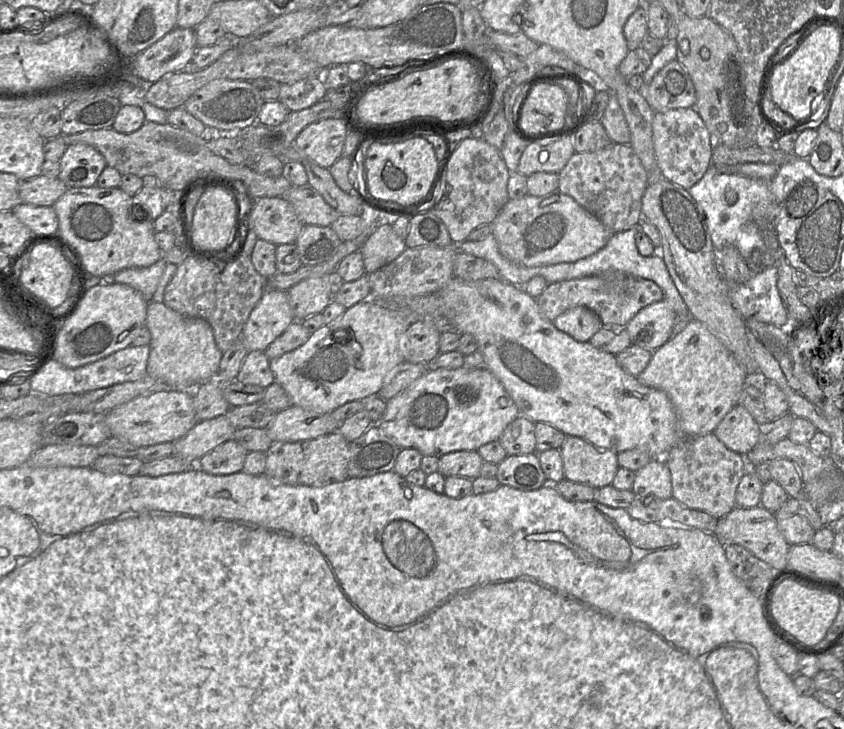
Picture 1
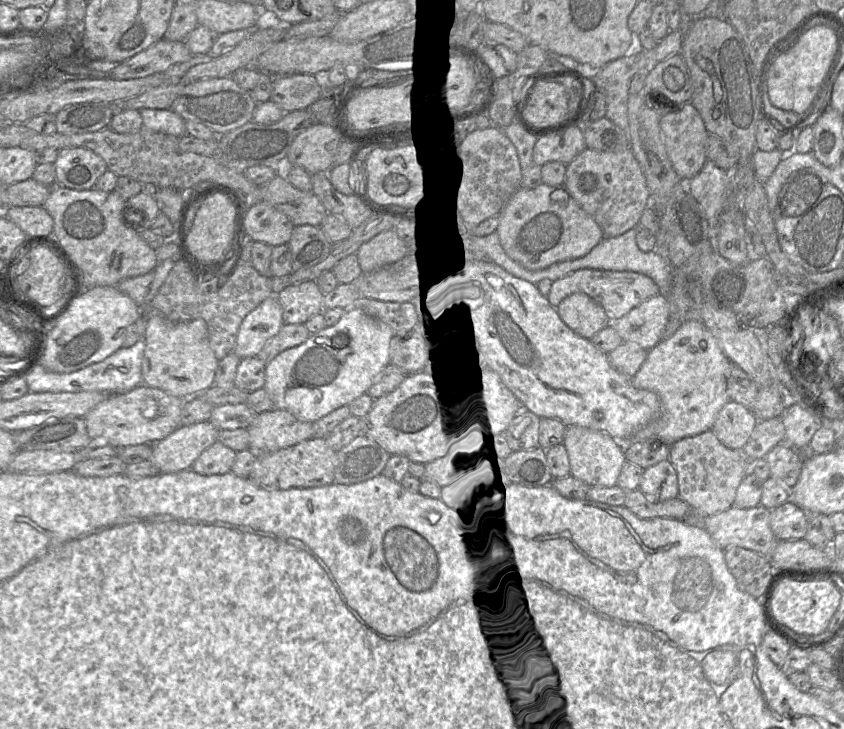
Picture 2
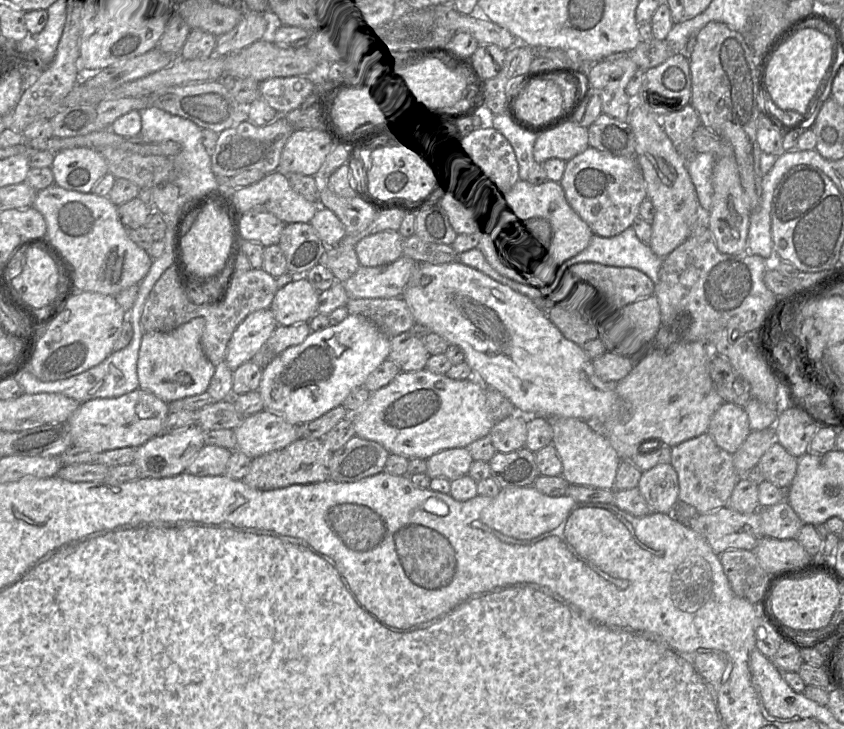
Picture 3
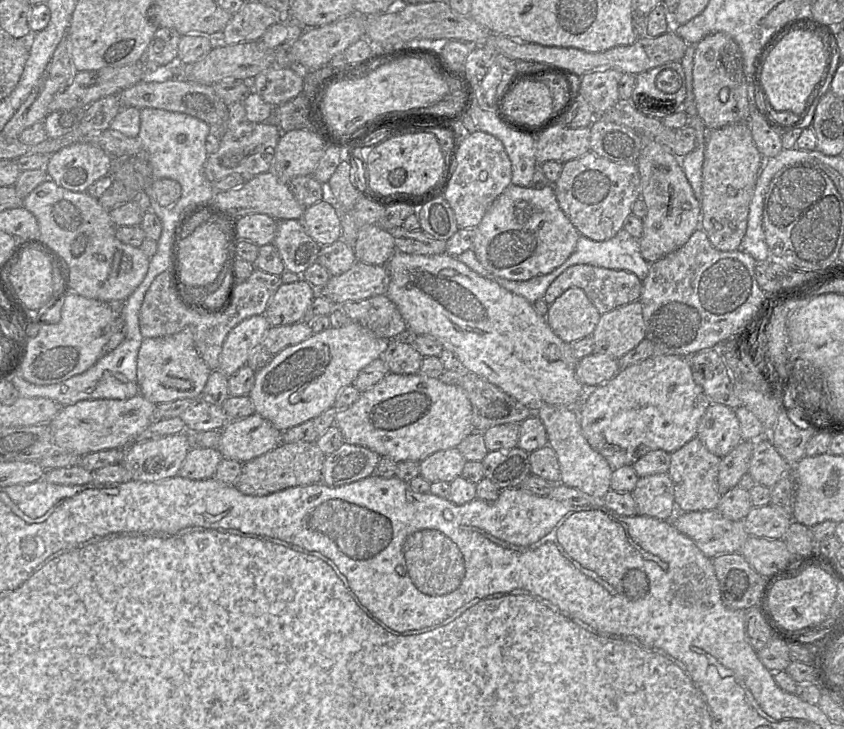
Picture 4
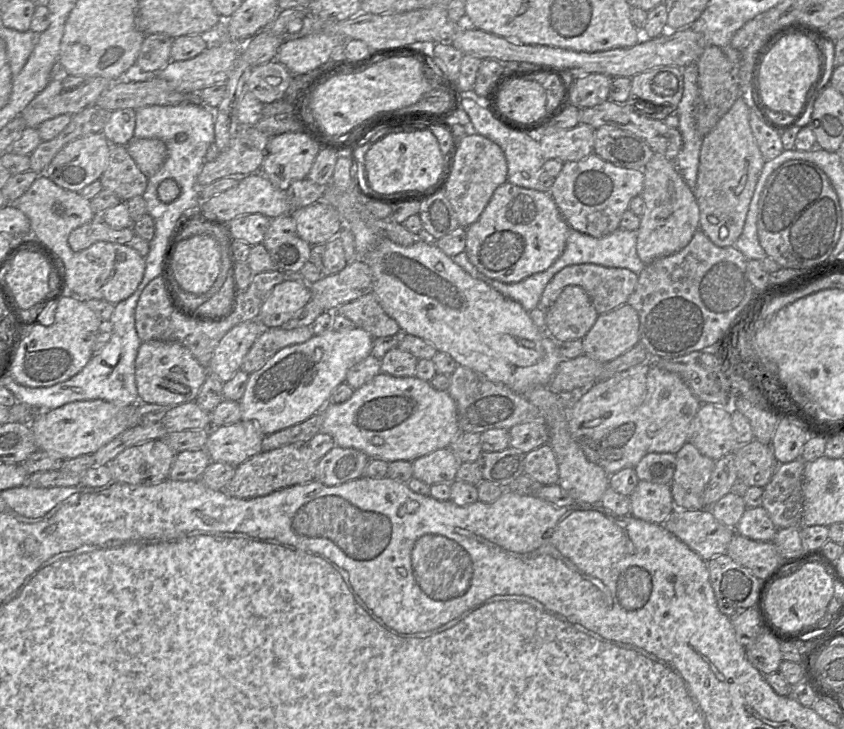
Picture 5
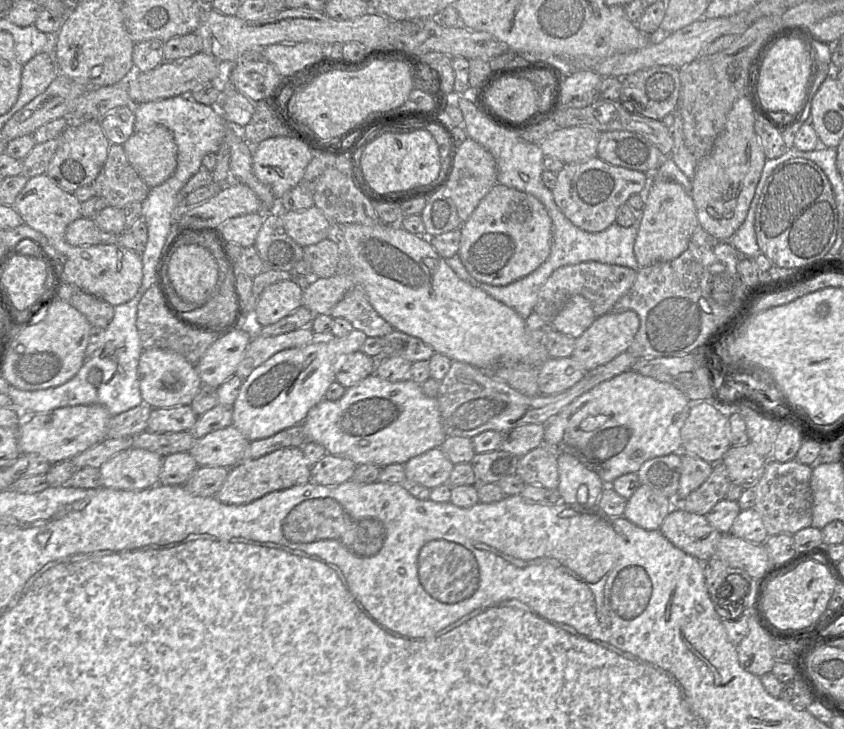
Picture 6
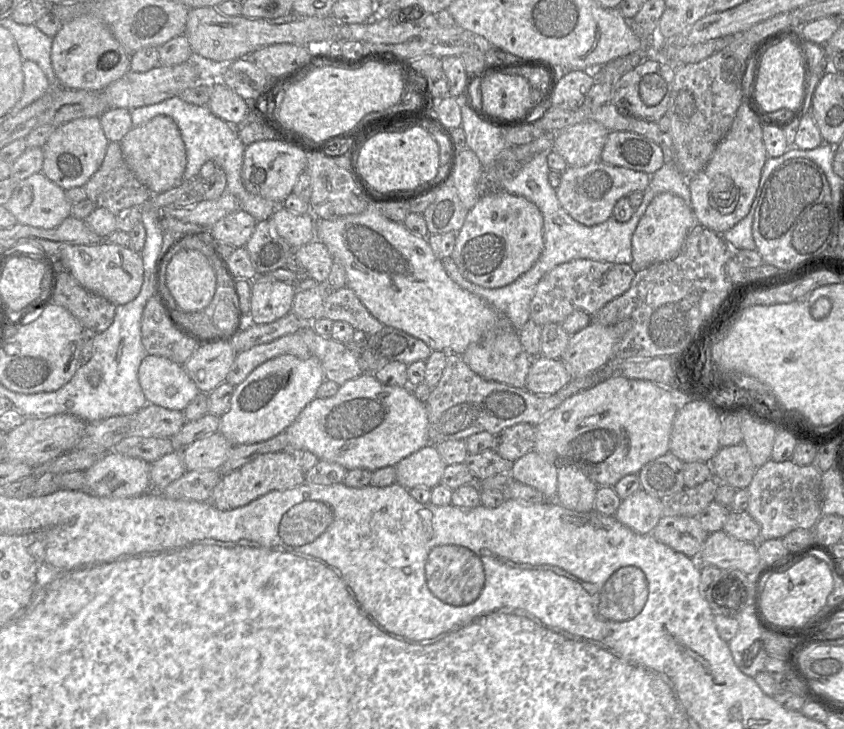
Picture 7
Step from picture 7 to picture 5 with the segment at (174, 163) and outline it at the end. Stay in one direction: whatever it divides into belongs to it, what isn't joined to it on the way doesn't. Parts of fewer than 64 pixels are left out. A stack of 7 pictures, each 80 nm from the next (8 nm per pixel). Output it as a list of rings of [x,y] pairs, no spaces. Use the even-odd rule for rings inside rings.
[[[133,138],[126,145],[126,149],[141,172],[148,178],[159,171],[167,158],[167,147],[159,139]]]

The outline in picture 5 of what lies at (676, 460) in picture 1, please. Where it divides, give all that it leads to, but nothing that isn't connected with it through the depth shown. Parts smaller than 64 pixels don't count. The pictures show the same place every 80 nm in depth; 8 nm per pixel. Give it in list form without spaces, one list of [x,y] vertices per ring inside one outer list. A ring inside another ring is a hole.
[[[688,442],[675,456],[676,467],[670,483],[675,508],[688,510],[706,508],[704,490],[710,480],[715,461],[702,455]]]

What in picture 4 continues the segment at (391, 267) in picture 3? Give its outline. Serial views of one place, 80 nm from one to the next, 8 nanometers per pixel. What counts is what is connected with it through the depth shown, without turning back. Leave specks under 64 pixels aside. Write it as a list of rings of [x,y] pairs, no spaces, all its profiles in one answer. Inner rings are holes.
[[[356,260],[349,270],[331,276],[326,285],[317,291],[336,306],[341,306],[346,302],[386,295],[388,286],[389,274],[385,265],[367,264]]]

